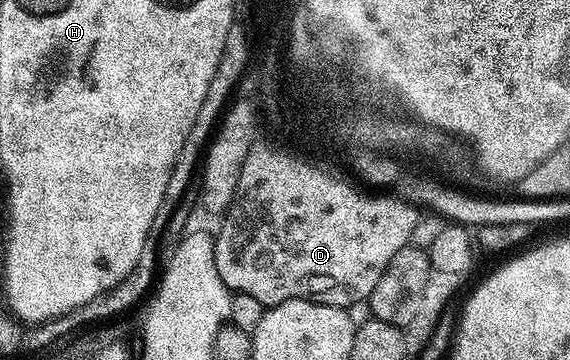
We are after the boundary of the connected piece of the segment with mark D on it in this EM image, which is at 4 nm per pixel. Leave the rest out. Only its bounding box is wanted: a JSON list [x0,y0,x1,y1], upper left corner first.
[214,143,420,309]

